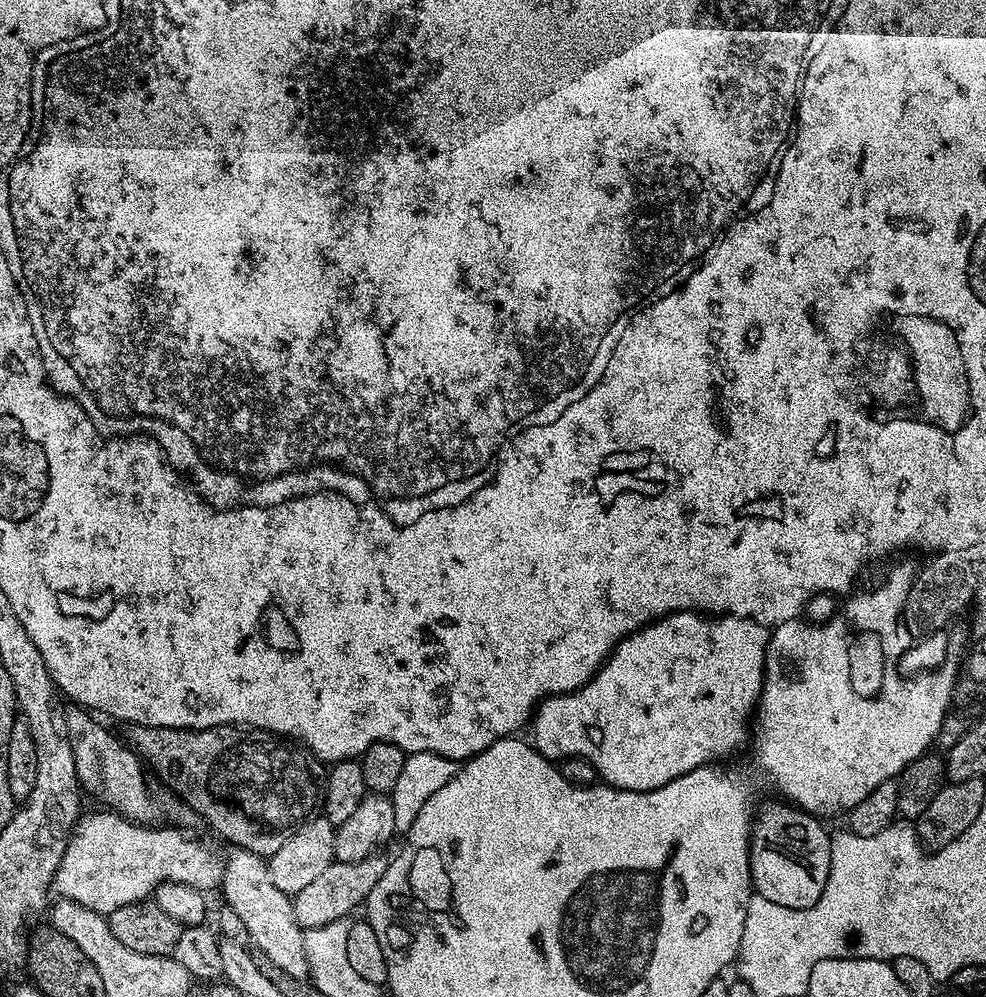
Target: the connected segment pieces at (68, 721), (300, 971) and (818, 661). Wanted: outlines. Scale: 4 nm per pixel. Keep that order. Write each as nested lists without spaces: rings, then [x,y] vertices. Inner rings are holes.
[[[72,706],[69,707],[69,709],[70,710],[68,713],[66,711],[63,713],[62,723],[68,733],[69,740],[72,741],[72,749],[74,750],[74,766],[78,770],[78,778],[80,779],[81,789],[83,789],[85,793],[93,792],[94,795],[101,796],[101,798],[104,799],[106,803],[108,803],[105,805],[110,806],[111,811],[120,813],[120,815],[123,816],[124,819],[126,820],[130,820],[133,822],[156,822],[152,820],[156,820],[159,818],[160,808],[158,805],[155,804],[154,801],[151,800],[150,797],[148,797],[148,780],[146,777],[144,777],[144,770],[146,771],[146,768],[145,765],[142,763],[140,757],[137,756],[136,753],[133,752],[131,748],[121,743],[121,741],[117,739],[117,737],[116,737],[117,740],[116,741],[115,738],[112,737],[111,734],[108,733],[107,730],[104,729],[103,726],[100,725],[99,722],[96,721],[94,717],[92,717],[95,715],[93,715],[91,711],[85,710],[79,706]]]
[[[233,847],[231,851],[232,857],[224,860],[223,903],[242,918],[248,931],[247,939],[256,943],[255,951],[266,954],[266,958],[270,958],[270,962],[274,962],[278,970],[286,970],[286,974],[307,981],[310,976],[310,953],[304,949],[306,932],[296,920],[293,897],[274,886],[274,878],[270,878],[265,857],[248,852],[244,848]]]
[[[904,564],[904,568],[889,567],[886,574],[888,577],[877,588],[860,592],[857,596],[849,595],[849,600],[845,604],[841,603],[838,611],[827,620],[787,620],[784,624],[775,625],[768,638],[768,649],[764,655],[764,689],[760,692],[760,703],[756,705],[754,731],[750,736],[752,756],[757,766],[768,775],[769,782],[784,795],[781,797],[787,803],[817,818],[836,816],[839,812],[847,814],[854,806],[858,806],[858,802],[862,802],[862,798],[866,798],[866,794],[870,794],[870,790],[878,790],[878,786],[887,780],[896,780],[907,764],[925,755],[935,745],[938,726],[942,726],[942,722],[950,715],[951,708],[948,707],[954,704],[954,696],[948,692],[948,684],[944,684],[944,688],[936,688],[936,684],[928,684],[924,676],[920,676],[920,680],[900,680],[900,676],[896,676],[896,660],[900,660],[900,652],[908,648],[908,636],[904,636],[904,628],[896,624],[896,612],[900,612],[900,600],[904,600],[904,592],[908,592],[908,580],[912,580],[912,564]]]

